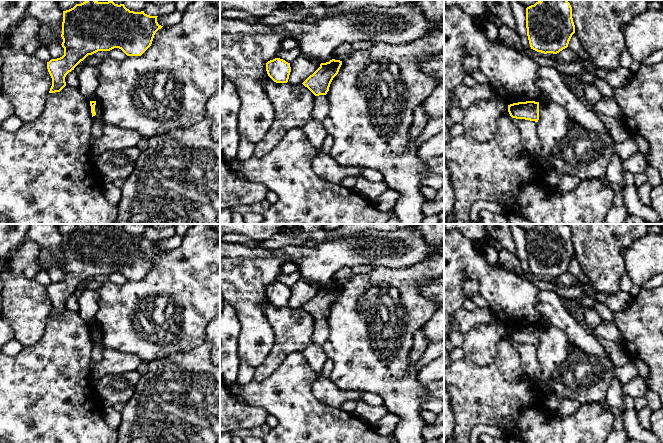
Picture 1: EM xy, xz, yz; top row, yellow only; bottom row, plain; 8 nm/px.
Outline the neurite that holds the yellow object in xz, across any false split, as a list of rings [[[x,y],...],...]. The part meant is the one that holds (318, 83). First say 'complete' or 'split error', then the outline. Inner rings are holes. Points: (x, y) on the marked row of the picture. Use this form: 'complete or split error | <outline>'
complete | [[[332,59],[321,63],[320,67],[310,75],[302,84],[315,96],[326,95],[333,78],[338,74],[342,61]]]

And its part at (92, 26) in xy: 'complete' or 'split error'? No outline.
complete

